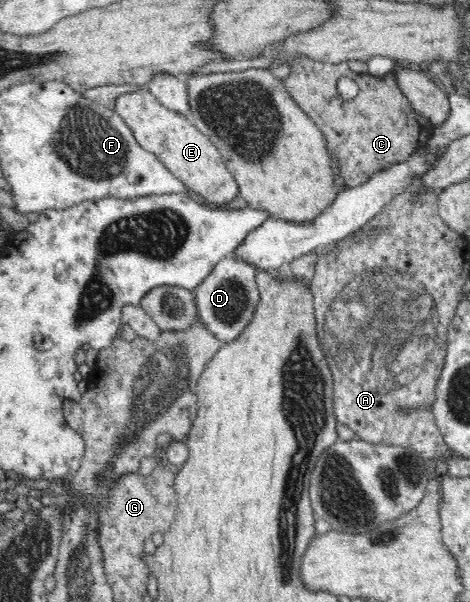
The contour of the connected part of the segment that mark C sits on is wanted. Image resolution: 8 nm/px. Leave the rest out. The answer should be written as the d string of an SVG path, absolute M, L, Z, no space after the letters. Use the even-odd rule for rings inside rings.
M310 57L291 63L294 66L293 72L287 78L281 80L282 84L286 91L291 94L291 98L296 102L296 105L324 134L330 153L332 153L332 156L336 156L336 168L340 169L339 180L344 180L344 184L348 187L358 186L366 182L376 172L382 171L395 163L406 161L434 134L433 122L430 122L426 116L422 116L412 107L408 98L402 93L399 84L395 81L394 72L386 74L385 78L376 78L368 72L364 74L354 72L347 61L332 64ZM344 76L354 79L354 82L357 82L358 87L360 87L358 95L353 100L344 100L337 92L336 82Z

